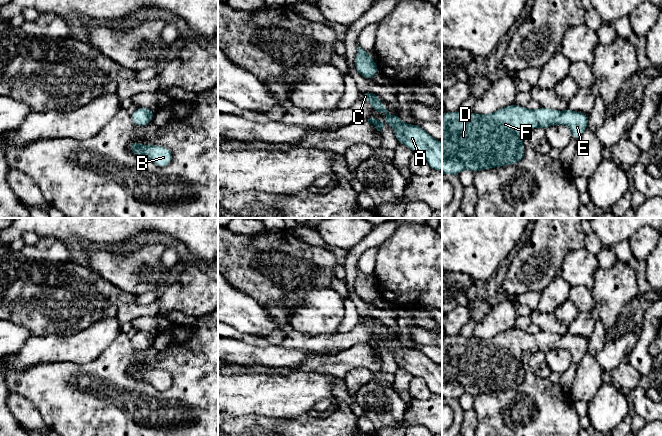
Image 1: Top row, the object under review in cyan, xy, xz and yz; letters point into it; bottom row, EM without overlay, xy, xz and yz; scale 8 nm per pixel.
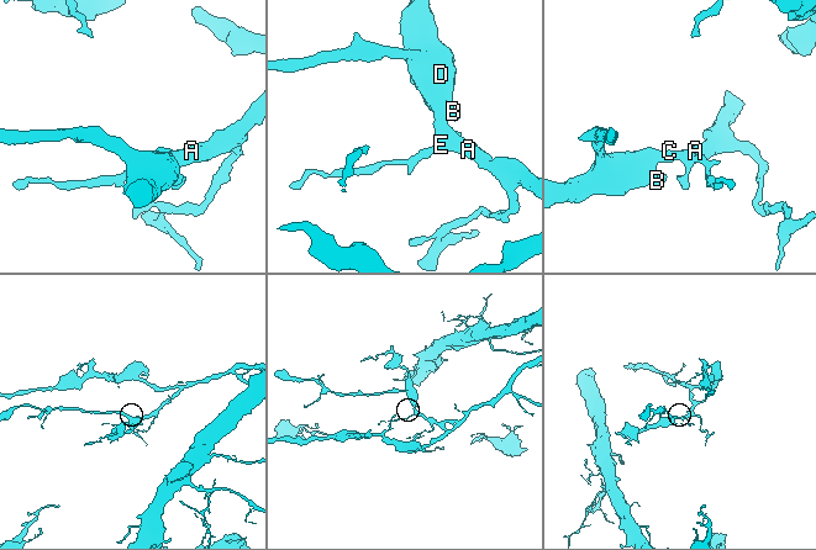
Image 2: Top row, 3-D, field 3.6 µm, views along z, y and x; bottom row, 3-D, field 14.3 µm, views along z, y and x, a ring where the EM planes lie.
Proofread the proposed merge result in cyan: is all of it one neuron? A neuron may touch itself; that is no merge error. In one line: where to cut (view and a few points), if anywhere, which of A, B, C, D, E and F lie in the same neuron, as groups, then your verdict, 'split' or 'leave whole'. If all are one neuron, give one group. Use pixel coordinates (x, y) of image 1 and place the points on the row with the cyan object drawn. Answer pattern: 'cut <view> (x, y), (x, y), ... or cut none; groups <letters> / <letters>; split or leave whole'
cut none; groups A B C D E F; leave whole

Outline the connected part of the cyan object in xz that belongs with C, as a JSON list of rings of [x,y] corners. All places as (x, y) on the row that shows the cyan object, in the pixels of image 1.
[[[365,91],[361,94],[361,97],[372,103],[374,111],[386,114],[384,122],[375,118],[367,119],[370,124],[382,132],[383,124],[387,122],[394,128],[398,143],[406,145],[413,153],[422,154],[426,158],[430,169],[442,171],[442,142],[437,141],[417,124],[403,123],[397,113],[389,115],[378,95]]]

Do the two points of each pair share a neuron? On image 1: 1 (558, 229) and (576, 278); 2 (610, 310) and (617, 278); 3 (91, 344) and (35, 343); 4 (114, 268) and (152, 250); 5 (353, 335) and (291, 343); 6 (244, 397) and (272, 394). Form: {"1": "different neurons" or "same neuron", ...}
{"1": "different neurons", "2": "same neuron", "3": "same neuron", "4": "same neuron", "5": "same neuron", "6": "same neuron"}

